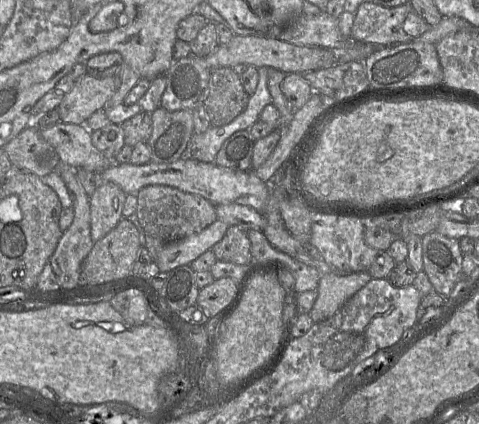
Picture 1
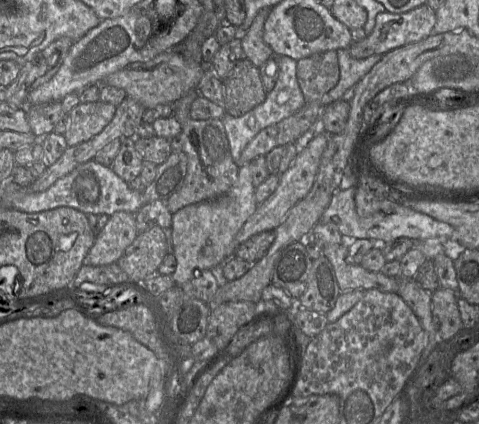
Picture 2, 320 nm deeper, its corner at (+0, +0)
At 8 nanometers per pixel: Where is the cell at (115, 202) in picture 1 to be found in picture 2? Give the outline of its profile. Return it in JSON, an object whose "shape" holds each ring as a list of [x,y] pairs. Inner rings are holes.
{"shape":[[[119,211],[109,216],[103,229],[96,234],[85,263],[104,266],[117,261],[138,235],[135,214]]]}

